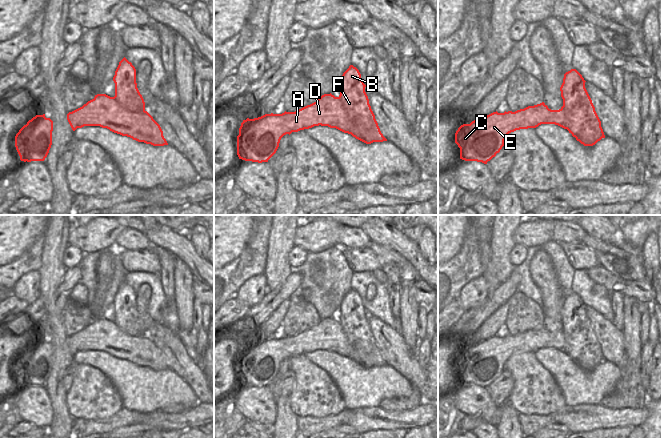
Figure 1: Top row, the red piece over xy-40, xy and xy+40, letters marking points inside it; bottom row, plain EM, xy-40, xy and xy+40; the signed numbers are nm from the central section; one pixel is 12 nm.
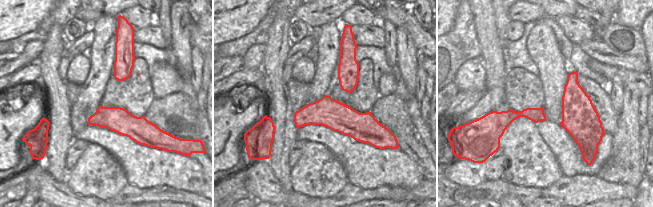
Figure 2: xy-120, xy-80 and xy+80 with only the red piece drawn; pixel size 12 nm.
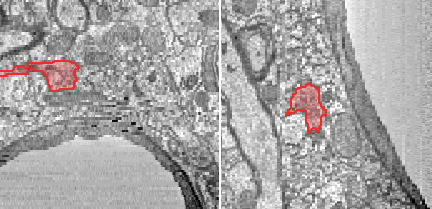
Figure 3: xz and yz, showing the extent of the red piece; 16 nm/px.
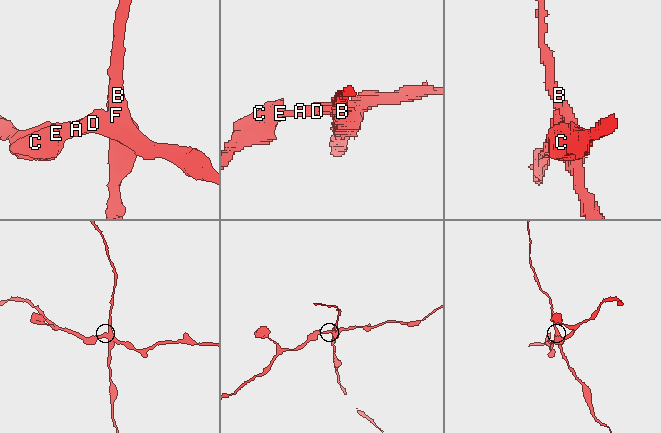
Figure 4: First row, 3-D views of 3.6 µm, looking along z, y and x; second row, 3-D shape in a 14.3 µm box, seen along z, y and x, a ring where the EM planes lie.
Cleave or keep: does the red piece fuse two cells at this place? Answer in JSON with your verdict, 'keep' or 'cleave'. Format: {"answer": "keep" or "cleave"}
{"answer": "cleave"}

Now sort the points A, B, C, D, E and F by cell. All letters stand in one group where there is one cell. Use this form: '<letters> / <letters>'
A C D E / B F

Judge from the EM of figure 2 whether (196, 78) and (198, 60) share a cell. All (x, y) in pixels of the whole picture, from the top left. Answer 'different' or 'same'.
same

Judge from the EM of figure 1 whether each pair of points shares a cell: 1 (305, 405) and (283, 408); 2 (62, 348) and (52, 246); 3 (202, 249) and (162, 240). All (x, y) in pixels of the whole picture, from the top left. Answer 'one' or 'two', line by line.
1: two
2: one
3: two

